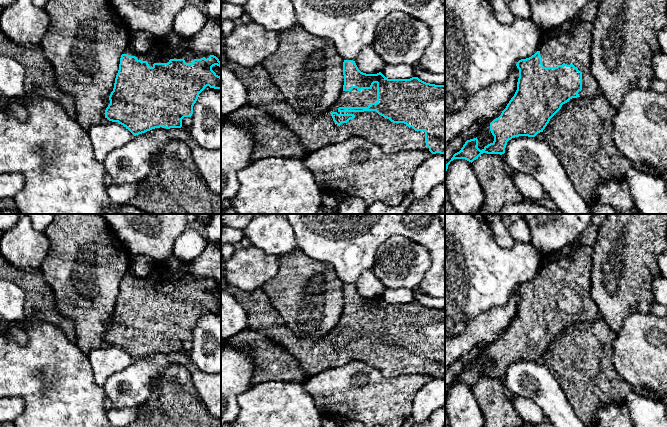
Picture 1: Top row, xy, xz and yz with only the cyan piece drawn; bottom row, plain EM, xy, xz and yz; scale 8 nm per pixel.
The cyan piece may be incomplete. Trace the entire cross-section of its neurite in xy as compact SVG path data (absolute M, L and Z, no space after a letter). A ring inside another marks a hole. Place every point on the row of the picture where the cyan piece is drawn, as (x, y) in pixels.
M157 38L152 48L144 54L135 53L128 45L120 58L114 88L109 96L110 104L104 113L105 118L123 125L134 136L160 127L181 128L182 119L192 116L198 96L207 86L221 89L221 77L212 70L215 65L221 68L221 62L216 56L193 51L186 38L178 45L170 44L165 38Z

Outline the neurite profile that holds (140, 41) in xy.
M130 30L129 45L135 53L144 54L152 48L156 39L154 35L148 32Z

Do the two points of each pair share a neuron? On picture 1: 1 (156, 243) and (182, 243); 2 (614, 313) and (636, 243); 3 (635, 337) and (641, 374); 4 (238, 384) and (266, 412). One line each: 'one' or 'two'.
1: two
2: one
3: one
4: two

